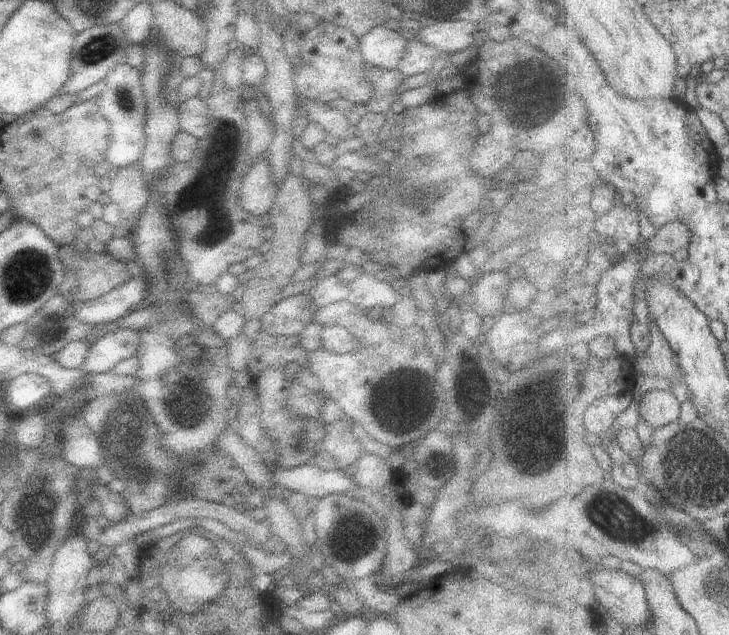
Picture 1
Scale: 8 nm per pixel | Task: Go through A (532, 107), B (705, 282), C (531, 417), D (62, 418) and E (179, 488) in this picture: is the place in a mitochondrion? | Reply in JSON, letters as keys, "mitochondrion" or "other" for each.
{"A":"mitochondrion","B":"other","C":"mitochondrion","D":"other","E":"other"}

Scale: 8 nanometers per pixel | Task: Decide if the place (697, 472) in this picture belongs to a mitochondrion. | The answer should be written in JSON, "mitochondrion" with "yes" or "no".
{"mitochondrion":"yes"}

